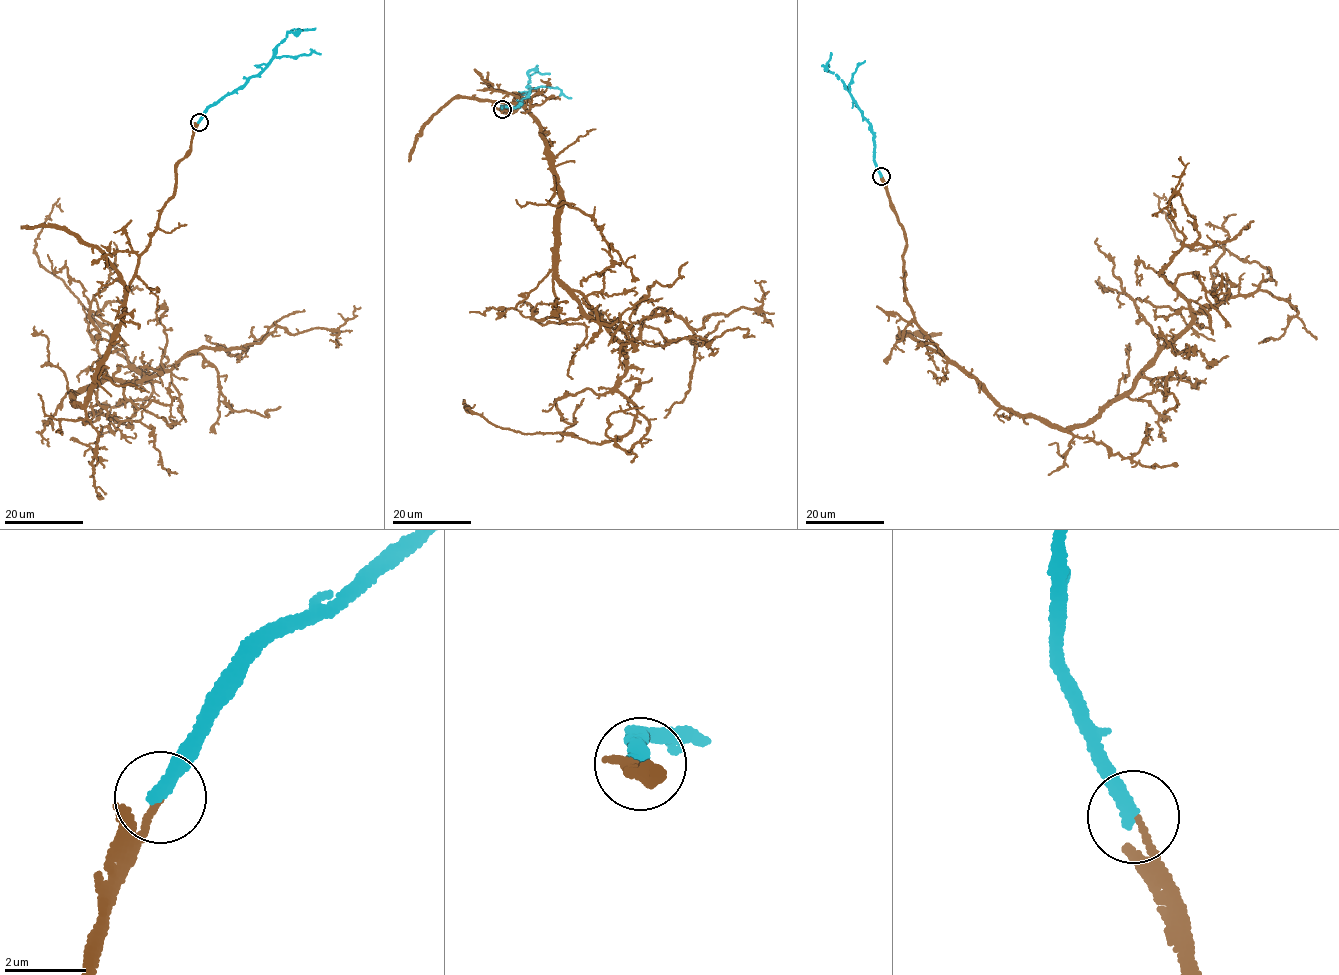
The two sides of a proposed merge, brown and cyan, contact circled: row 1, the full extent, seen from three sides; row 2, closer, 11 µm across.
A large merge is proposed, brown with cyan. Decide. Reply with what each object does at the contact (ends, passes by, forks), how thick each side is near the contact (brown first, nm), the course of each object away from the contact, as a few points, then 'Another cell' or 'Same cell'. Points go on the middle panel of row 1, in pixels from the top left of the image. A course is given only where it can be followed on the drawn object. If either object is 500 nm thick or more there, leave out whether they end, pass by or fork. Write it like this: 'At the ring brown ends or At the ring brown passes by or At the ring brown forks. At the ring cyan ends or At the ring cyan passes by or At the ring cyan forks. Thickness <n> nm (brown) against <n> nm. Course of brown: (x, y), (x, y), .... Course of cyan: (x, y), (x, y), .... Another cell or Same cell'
At the ring brown ends. At the ring cyan ends. Thickness 140 nm (brown) against 320 nm. Course of brown: (502, 109), (519, 93), (549, 149), (557, 274), (621, 344), (637, 413), (593, 443), (475, 404). Course of cyan: (502, 109), (503, 106), (510, 108), (522, 103), (529, 92), (528, 72), (531, 70), (549, 73). Same cell

